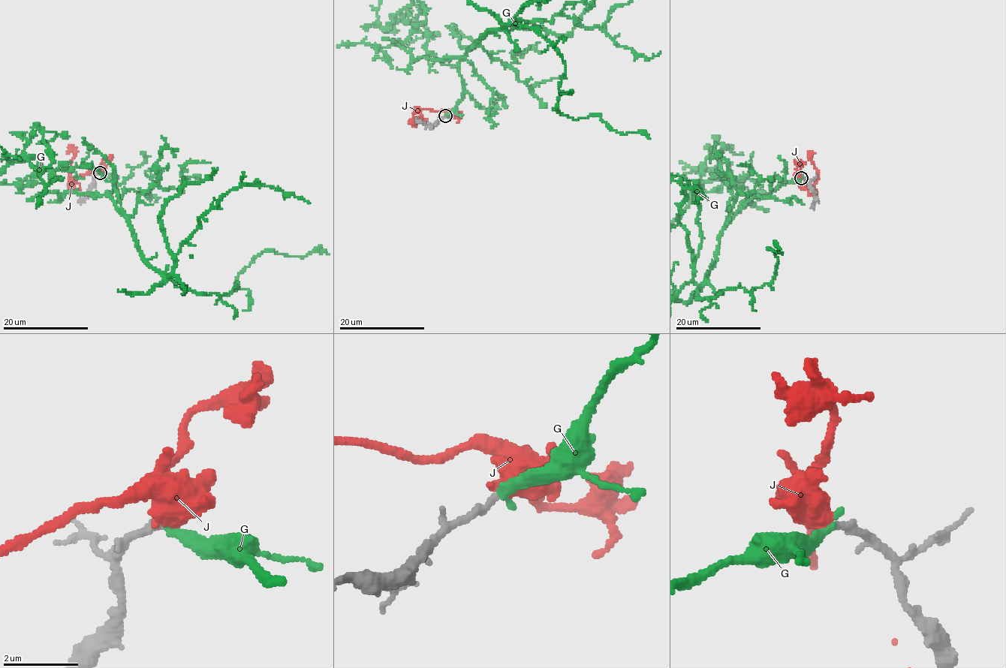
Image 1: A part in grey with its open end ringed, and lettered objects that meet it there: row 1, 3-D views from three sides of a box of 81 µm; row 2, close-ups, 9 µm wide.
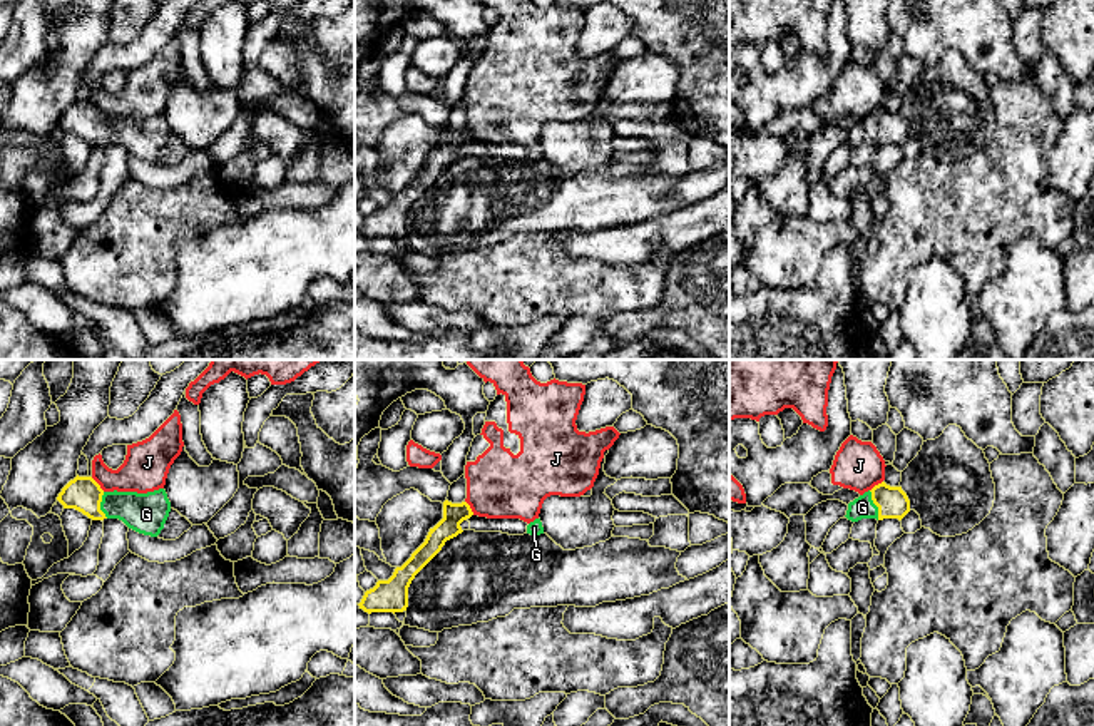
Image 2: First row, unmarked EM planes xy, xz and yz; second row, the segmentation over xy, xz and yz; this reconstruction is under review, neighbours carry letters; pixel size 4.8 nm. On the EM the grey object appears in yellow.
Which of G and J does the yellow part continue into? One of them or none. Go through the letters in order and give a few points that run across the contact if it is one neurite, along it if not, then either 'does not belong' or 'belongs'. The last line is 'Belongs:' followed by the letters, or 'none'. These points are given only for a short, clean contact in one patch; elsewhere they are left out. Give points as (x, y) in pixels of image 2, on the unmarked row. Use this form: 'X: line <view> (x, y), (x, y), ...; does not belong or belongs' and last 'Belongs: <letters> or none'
G: line yz (892, 127), (875, 129), (862, 132); belongs
J: line xy (91, 102), (104, 116); does not belong
Belongs: G

